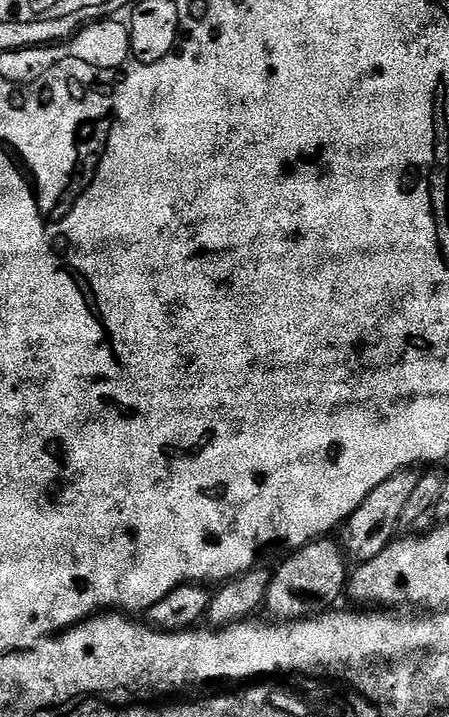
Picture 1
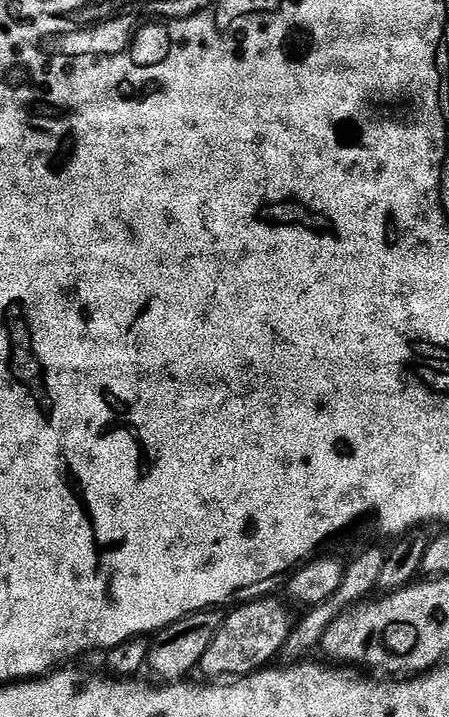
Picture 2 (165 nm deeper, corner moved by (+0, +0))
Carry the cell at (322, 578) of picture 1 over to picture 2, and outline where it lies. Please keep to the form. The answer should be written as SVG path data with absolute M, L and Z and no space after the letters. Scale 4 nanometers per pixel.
M269 594L258 600L250 600L241 603L232 613L224 616L222 626L218 630L218 634L214 634L214 642L210 642L210 650L206 650L206 654L202 654L202 662L199 666L201 673L205 672L208 678L239 678L242 676L251 676L254 672L259 672L265 666L271 665L272 660L278 657L284 651L284 643L290 638L294 627L294 616L292 620L293 609L289 607L283 599L275 600L275 595Z

